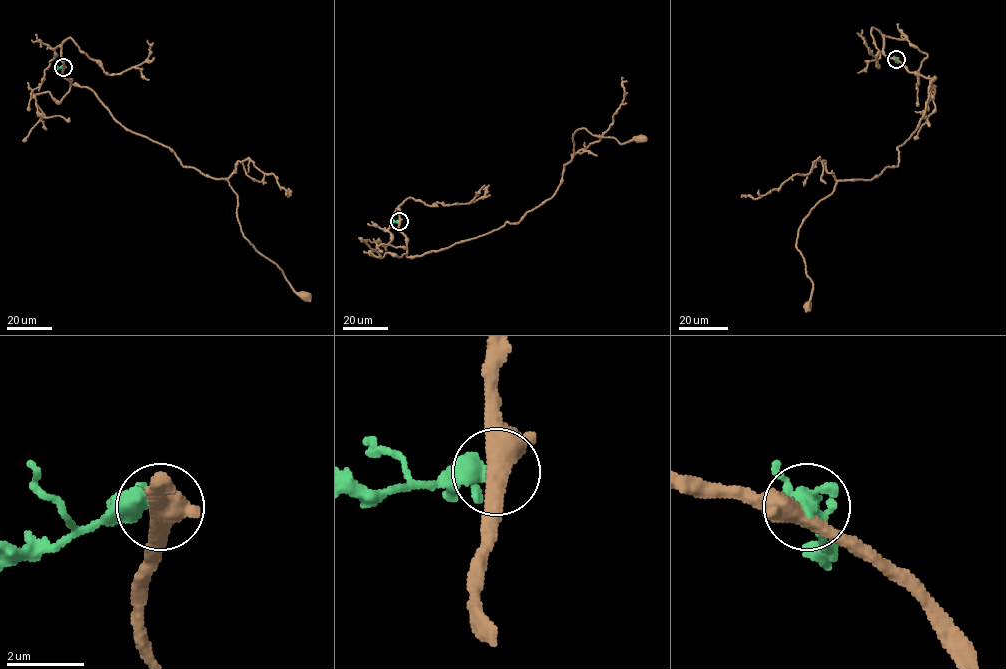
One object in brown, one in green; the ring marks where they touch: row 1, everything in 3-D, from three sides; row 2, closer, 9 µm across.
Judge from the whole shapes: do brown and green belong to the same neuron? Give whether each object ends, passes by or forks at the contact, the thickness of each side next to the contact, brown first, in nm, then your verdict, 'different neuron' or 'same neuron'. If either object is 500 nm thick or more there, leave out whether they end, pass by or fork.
brown forks there; green passes by; 400 nm thick on the brown side, 360 nm on the other; different neuron

